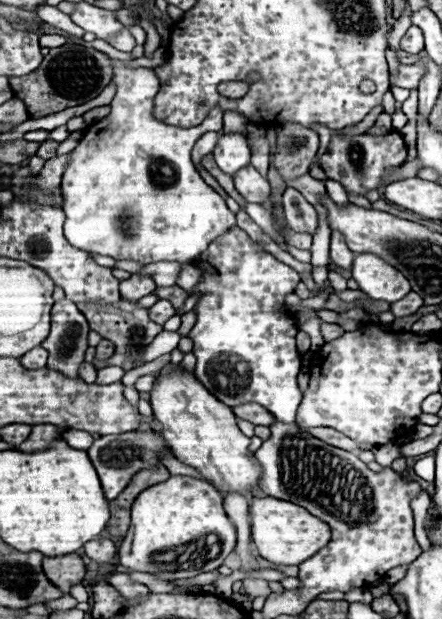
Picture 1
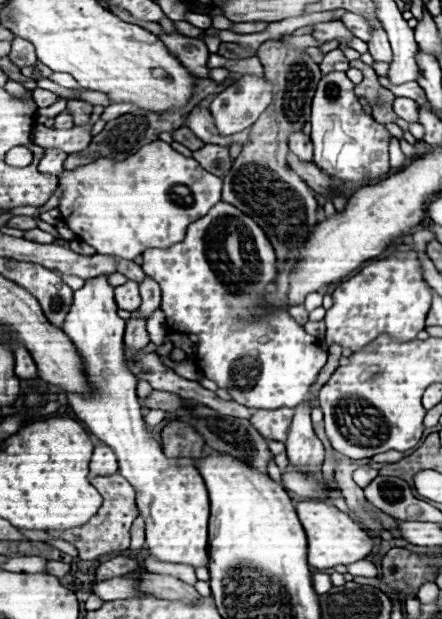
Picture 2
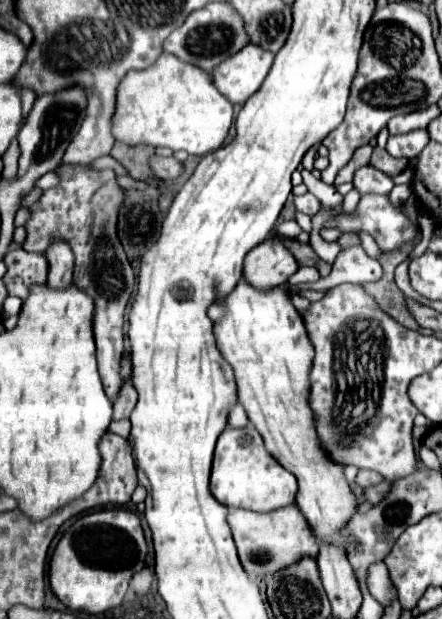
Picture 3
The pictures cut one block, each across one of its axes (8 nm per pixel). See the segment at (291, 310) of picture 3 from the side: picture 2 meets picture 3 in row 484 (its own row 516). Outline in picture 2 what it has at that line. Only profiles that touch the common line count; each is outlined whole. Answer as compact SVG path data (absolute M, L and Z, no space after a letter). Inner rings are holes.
M306 500L296 504L296 512L308 536L308 564L312 568L326 570L338 564L348 566L358 560L364 560L374 548L374 538L362 528L362 524L358 524L332 504L326 504L322 500Z

